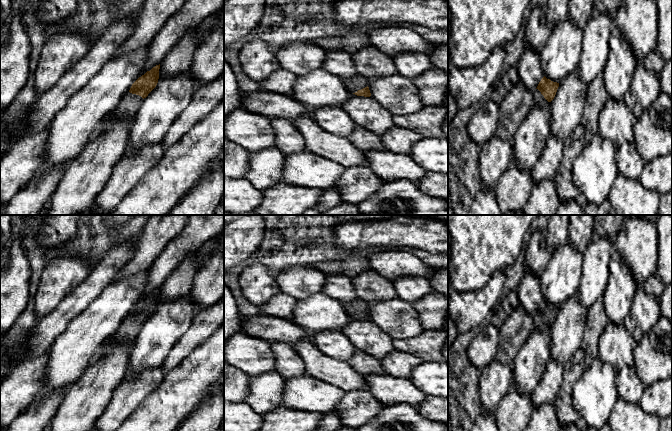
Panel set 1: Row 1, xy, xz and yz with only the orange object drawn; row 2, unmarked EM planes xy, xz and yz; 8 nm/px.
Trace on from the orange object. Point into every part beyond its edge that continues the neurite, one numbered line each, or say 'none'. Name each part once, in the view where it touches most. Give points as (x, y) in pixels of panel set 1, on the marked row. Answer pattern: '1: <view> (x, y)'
1: yz (539, 100)

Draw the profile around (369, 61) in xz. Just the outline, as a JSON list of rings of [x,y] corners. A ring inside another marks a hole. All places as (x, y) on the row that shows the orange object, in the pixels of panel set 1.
[[[370,44],[359,48],[351,56],[357,74],[368,77],[371,80],[376,77],[397,73],[392,57]]]

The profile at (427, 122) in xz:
[[[423,107],[412,115],[393,115],[395,126],[412,130],[426,138],[443,137],[442,125],[448,109],[442,107]]]

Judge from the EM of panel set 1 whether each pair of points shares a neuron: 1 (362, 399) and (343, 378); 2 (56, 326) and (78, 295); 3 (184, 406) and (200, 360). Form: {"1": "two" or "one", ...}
{"1": "two", "2": "one", "3": "one"}

